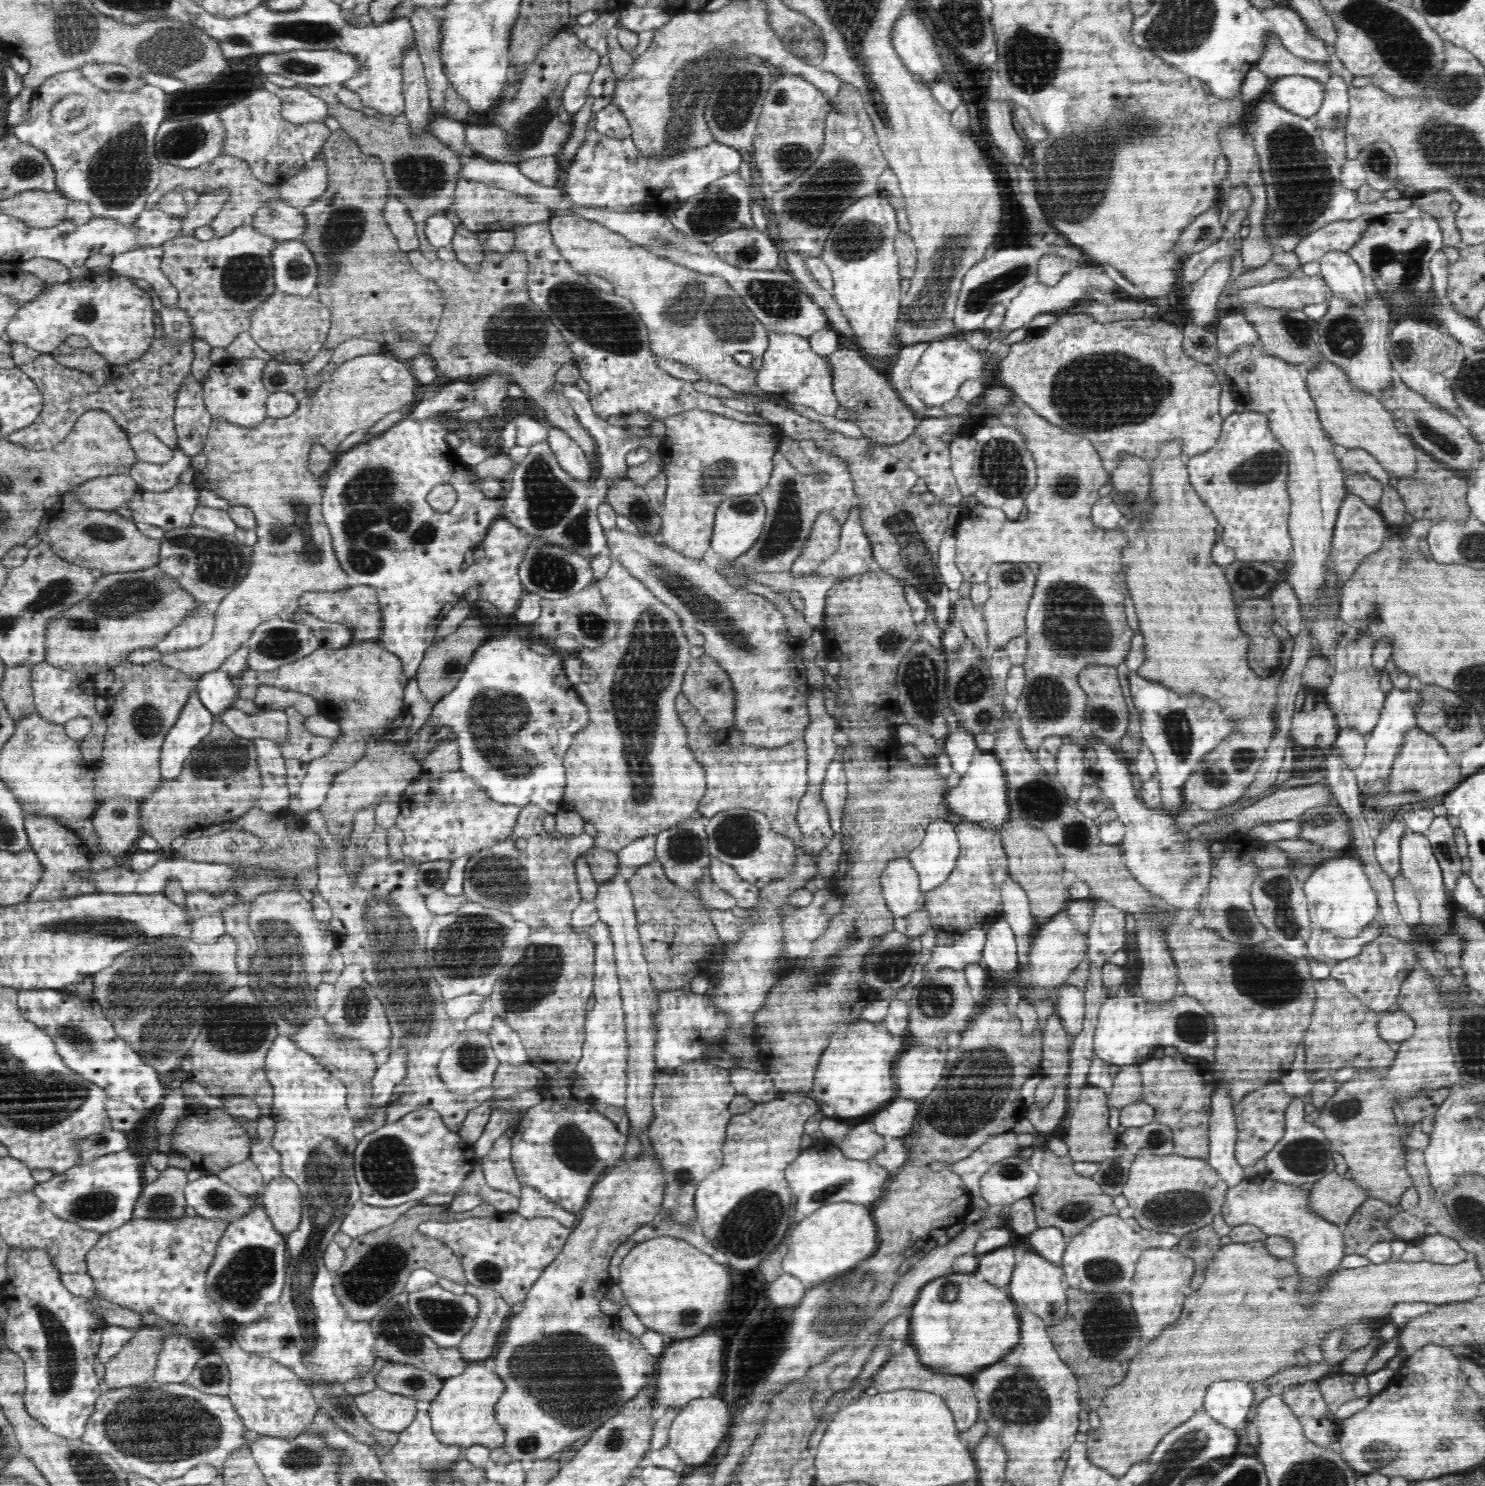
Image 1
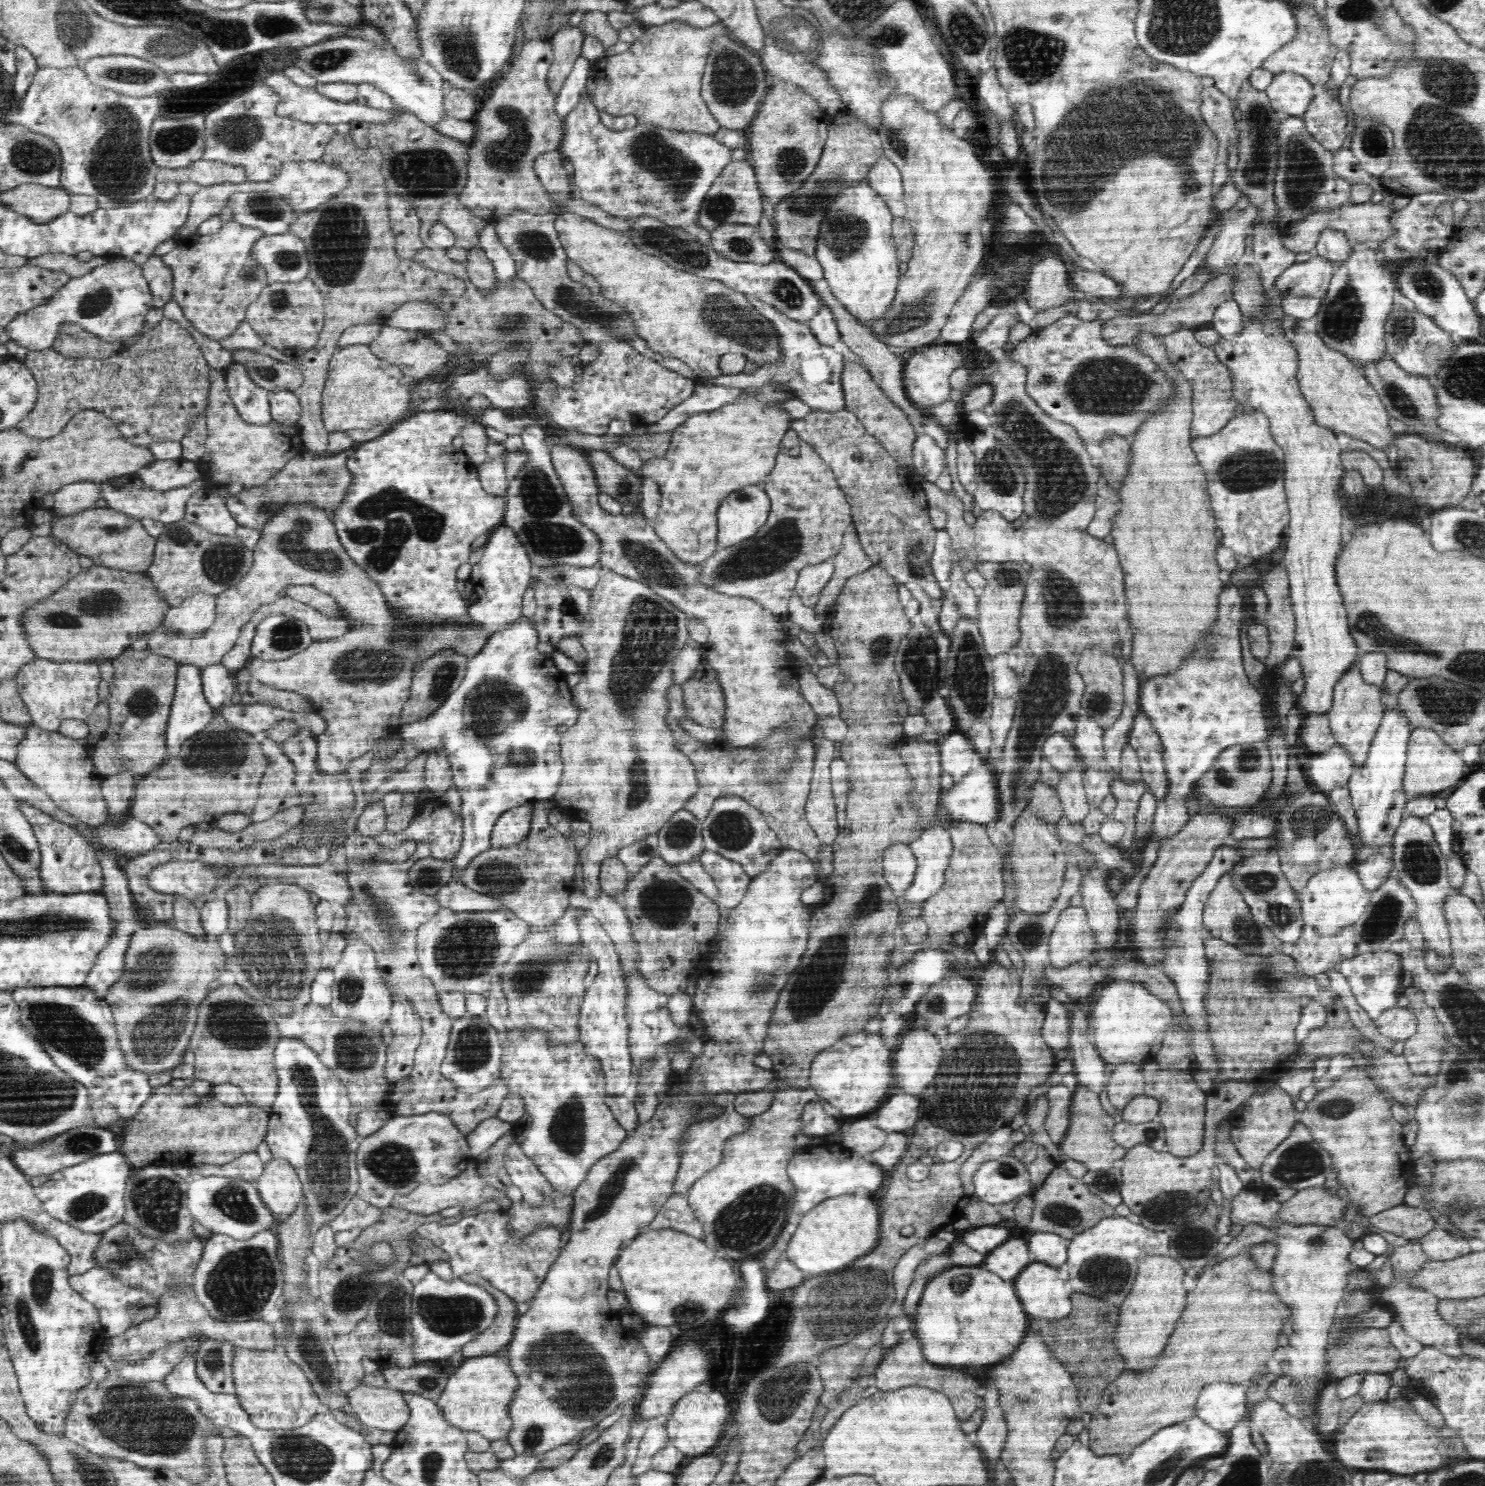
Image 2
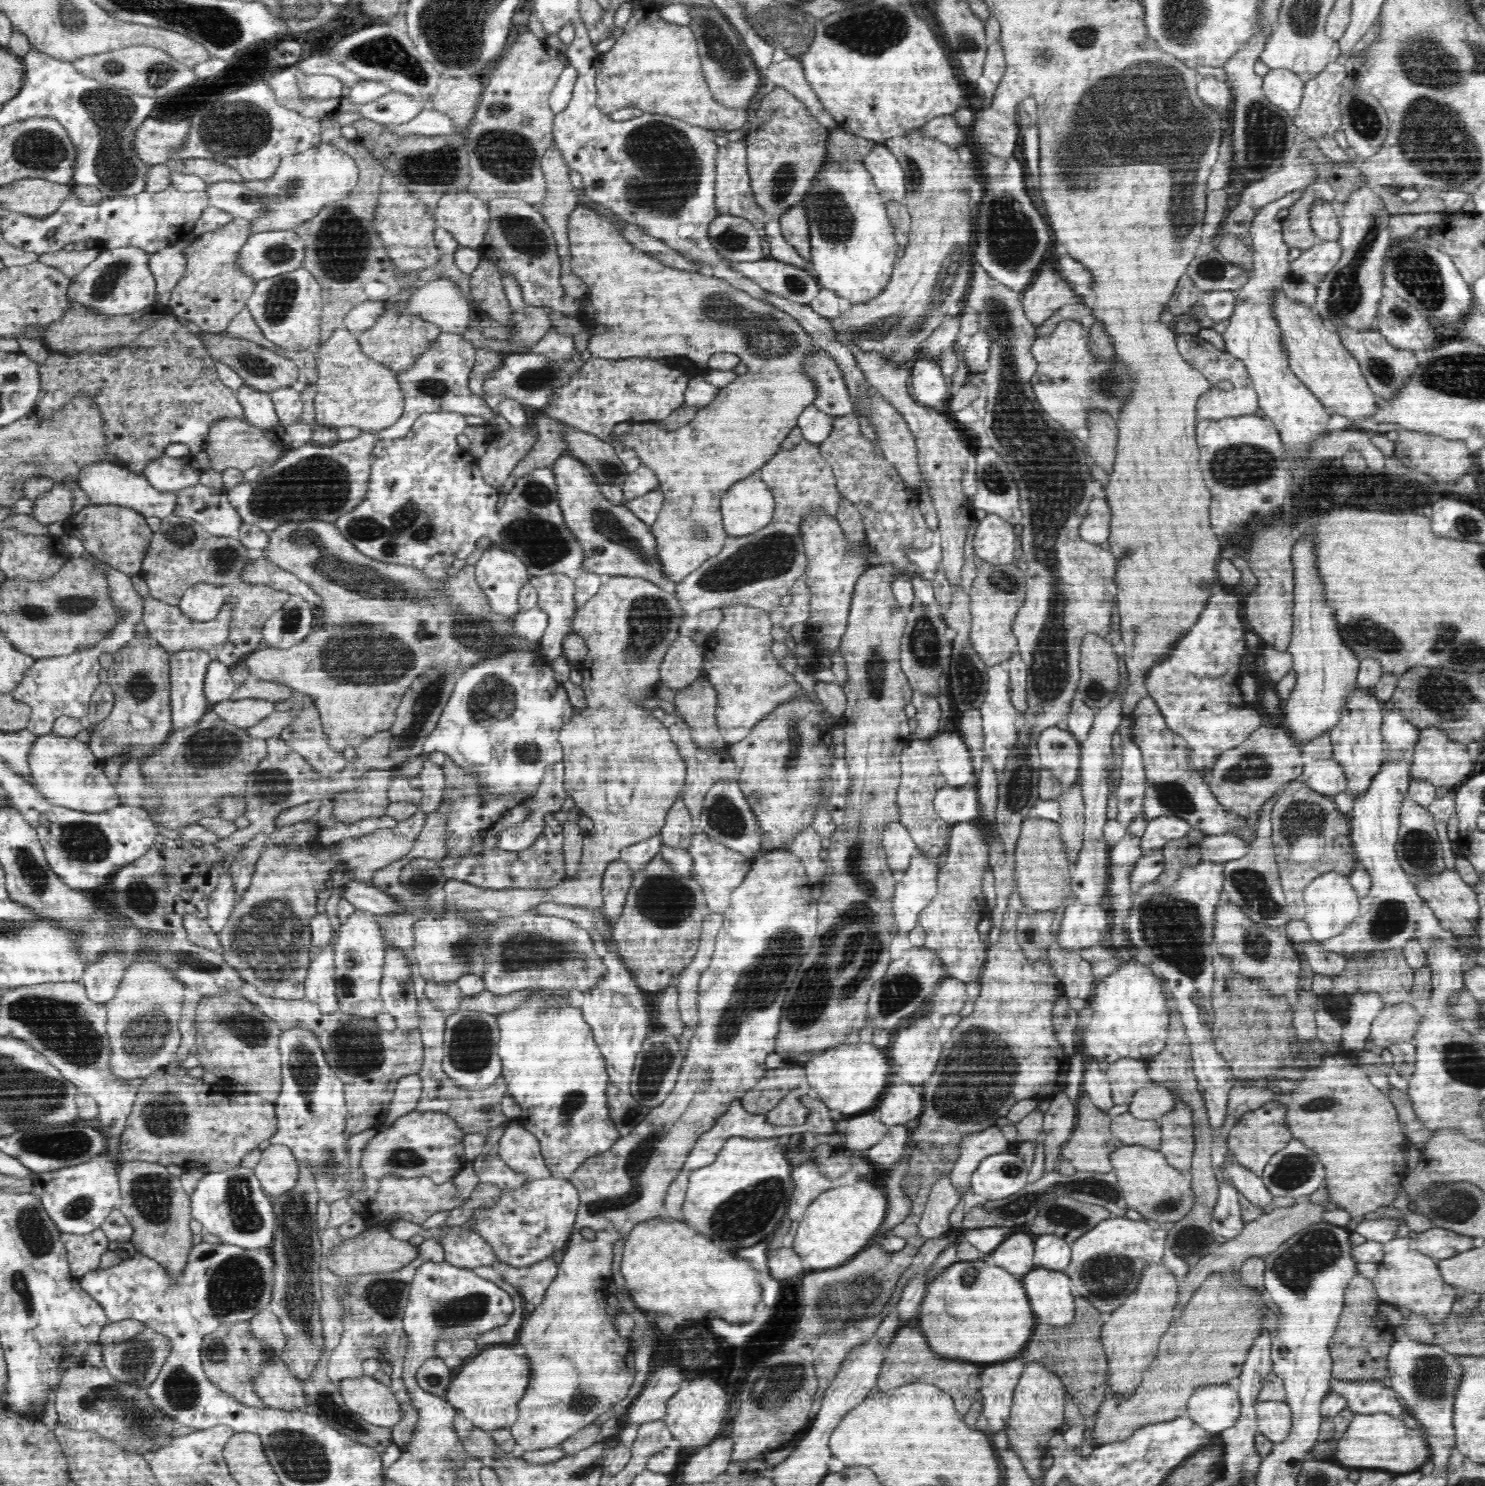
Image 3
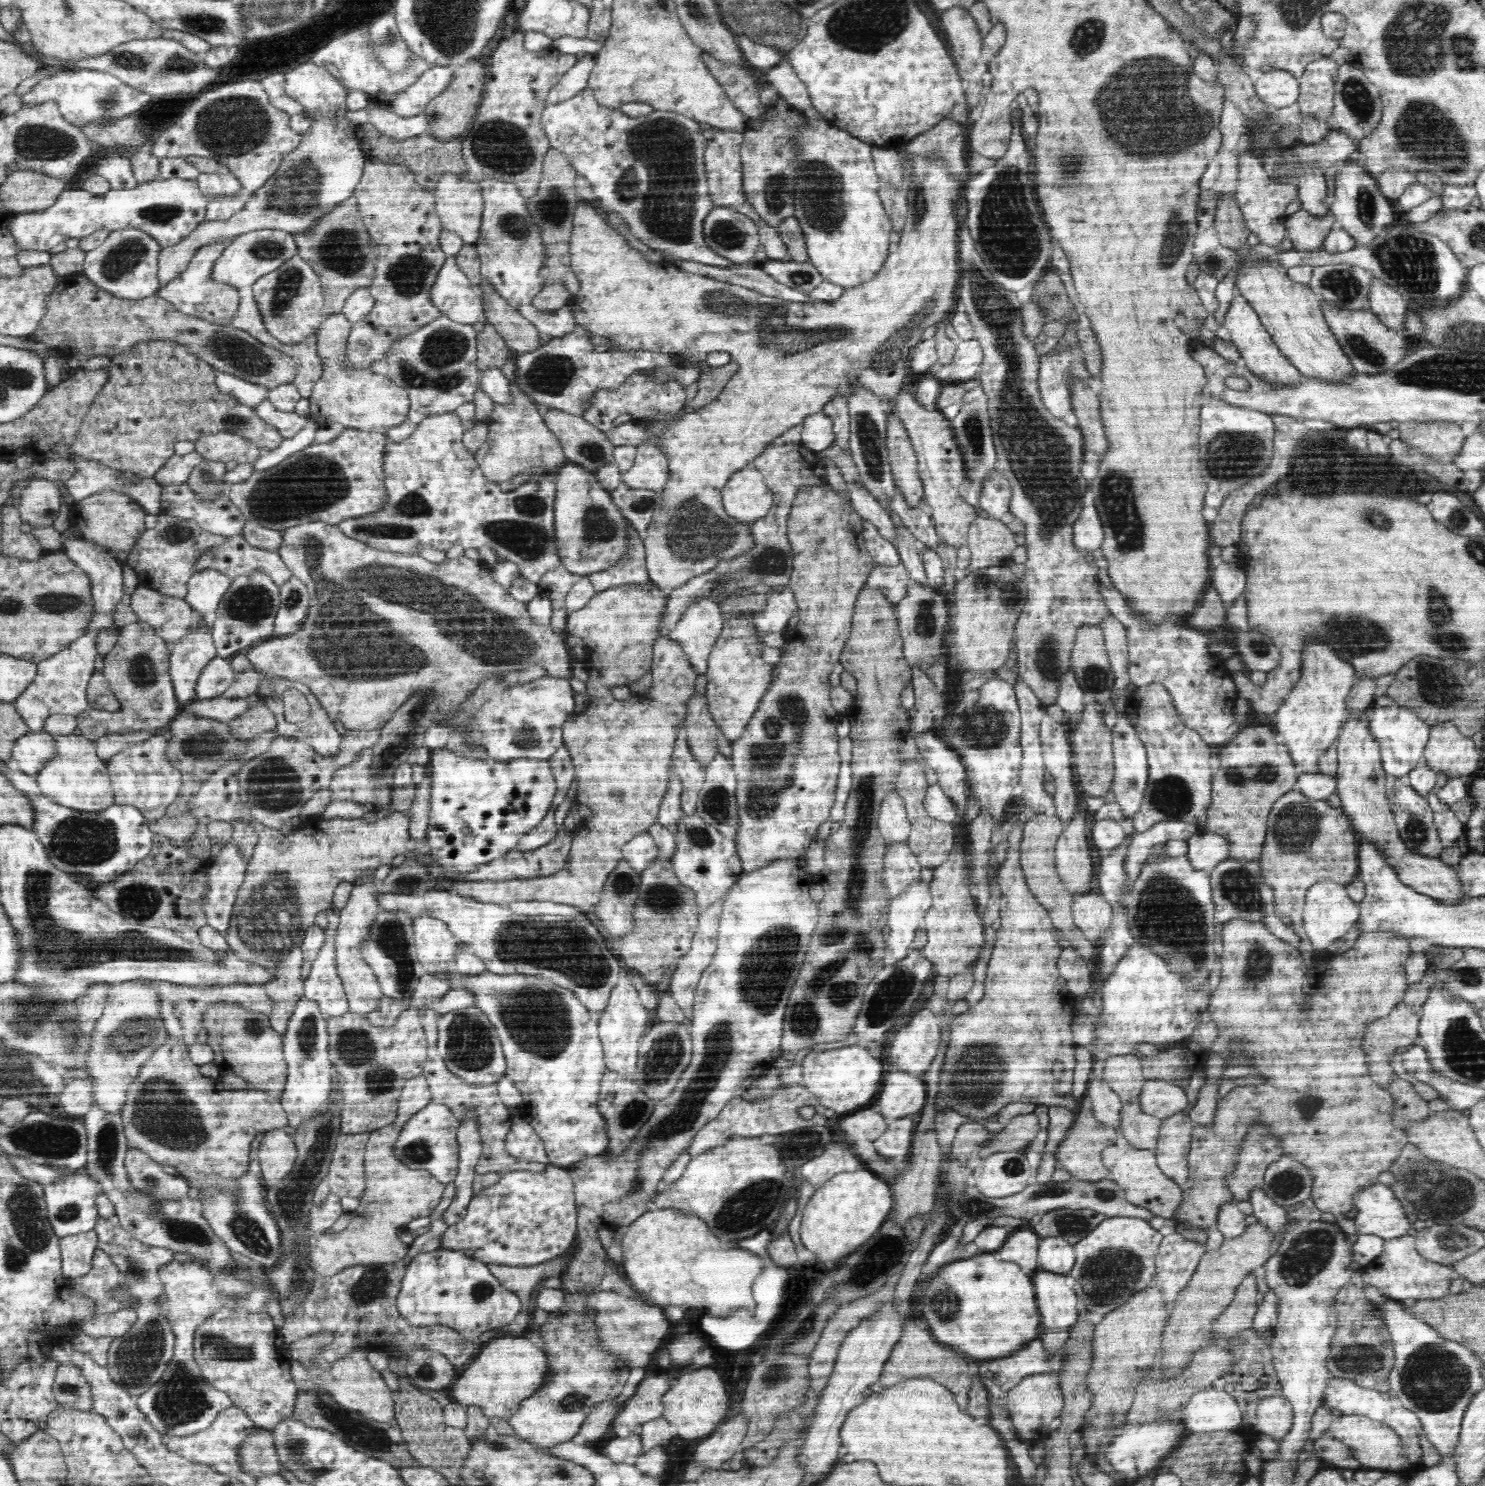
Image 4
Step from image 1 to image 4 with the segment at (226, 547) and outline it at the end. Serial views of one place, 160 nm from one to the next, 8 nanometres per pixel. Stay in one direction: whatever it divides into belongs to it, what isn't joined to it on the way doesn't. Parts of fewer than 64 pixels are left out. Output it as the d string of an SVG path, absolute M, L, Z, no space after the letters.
M161 513L158 525L140 534L136 546L126 558L126 564L135 570L140 585L147 585L162 595L184 599L187 584L195 574L196 562L204 556L206 550L220 547L226 542L226 537L203 530L194 520L180 519Z

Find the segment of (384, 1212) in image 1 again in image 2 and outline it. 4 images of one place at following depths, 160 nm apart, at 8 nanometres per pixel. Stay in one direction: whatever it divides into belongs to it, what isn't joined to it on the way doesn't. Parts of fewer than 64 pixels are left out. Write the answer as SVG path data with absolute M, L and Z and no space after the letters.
M356 1195L348 1203L344 1212L332 1220L330 1227L336 1233L352 1228L362 1228L363 1230L372 1226L374 1222L378 1222L380 1216L382 1216L381 1208L362 1200Z

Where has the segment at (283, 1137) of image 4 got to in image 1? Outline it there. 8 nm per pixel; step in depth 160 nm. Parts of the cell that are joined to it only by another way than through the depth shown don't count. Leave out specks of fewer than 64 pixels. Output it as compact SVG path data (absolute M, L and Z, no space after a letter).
M287 1176L272 1178L264 1190L264 1208L274 1228L285 1236L298 1228L301 1220L303 1194Z

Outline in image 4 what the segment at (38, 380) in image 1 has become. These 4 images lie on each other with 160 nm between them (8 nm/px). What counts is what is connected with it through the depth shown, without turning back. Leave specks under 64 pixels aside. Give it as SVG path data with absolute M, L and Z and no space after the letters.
M152 339L148 342L136 343L132 348L128 350L123 350L113 357L91 357L88 359L82 369L85 370L100 370L100 368L105 368L108 371L107 381L104 386L100 389L100 392L96 395L95 402L92 402L86 418L82 420L82 426L80 430L76 432L76 440L72 442L72 451L74 451L74 457L82 457L88 460L96 461L106 465L110 468L119 470L121 472L132 472L137 474L140 478L149 479L153 477L161 466L175 453L175 446L177 442L180 441L190 441L198 442L202 436L210 436L211 434L216 434L218 432L226 431L238 434L252 442L253 445L260 447L263 451L271 451L278 448L278 445L283 441L283 436L280 431L271 424L264 422L255 411L254 407L250 407L244 403L238 402L232 395L222 393L218 391L216 387L216 372L217 370L212 367L212 365L198 359L196 355L192 355L188 351L188 347L174 341L168 341L168 339Z

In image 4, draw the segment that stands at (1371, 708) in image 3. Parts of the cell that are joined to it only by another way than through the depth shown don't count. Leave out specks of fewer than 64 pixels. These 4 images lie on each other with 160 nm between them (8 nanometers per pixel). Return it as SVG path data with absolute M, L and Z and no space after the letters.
M1369 713L1350 715L1343 722L1343 729L1335 740L1338 768L1337 795L1341 800L1341 809L1352 821L1358 837L1370 839L1378 849L1386 855L1386 861L1396 869L1398 878L1416 892L1425 894L1445 904L1458 904L1466 893L1462 891L1456 866L1447 865L1440 858L1430 858L1421 854L1414 854L1406 848L1400 838L1394 813L1391 811L1390 796L1388 794L1390 778L1382 766L1380 745L1370 733Z

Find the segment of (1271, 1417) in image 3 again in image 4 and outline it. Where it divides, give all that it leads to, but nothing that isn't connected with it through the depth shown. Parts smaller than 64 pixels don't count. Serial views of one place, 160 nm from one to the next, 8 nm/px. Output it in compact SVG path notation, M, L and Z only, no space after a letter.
M1282 1394L1264 1398L1257 1406L1257 1416L1254 1418L1256 1430L1282 1439L1292 1428L1294 1415L1292 1405Z

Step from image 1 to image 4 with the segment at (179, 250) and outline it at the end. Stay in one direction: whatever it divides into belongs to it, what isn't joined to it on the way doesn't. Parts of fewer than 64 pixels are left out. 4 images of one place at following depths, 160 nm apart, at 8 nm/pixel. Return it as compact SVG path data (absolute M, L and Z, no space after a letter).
M231 240L216 241L208 246L199 248L192 257L188 268L180 273L180 276L170 280L164 288L157 292L168 303L174 306L175 310L196 318L201 318L222 326L230 325L231 320L238 311L240 305L240 293L238 288L224 283L218 283L212 279L212 268L214 262L222 256Z

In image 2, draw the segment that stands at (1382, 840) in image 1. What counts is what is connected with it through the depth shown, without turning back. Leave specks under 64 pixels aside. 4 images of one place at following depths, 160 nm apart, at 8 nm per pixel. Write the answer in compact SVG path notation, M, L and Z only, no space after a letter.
M1391 845L1369 853L1364 861L1356 863L1356 871L1360 875L1360 882L1370 892L1378 890L1386 878L1395 872L1393 858L1391 856Z

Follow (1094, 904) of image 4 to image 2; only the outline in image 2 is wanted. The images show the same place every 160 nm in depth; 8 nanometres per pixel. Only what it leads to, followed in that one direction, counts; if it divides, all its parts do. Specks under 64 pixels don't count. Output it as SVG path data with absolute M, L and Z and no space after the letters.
M1072 905L1065 908L1050 935L1049 964L1054 968L1066 968L1090 958L1094 947L1095 938L1088 926L1085 908Z

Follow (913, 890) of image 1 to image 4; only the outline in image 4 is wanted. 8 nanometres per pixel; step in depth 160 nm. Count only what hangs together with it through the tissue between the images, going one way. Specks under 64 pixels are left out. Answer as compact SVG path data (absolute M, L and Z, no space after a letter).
M895 787L882 800L878 818L881 838L886 844L890 842L907 842L910 836L910 821L902 798Z

